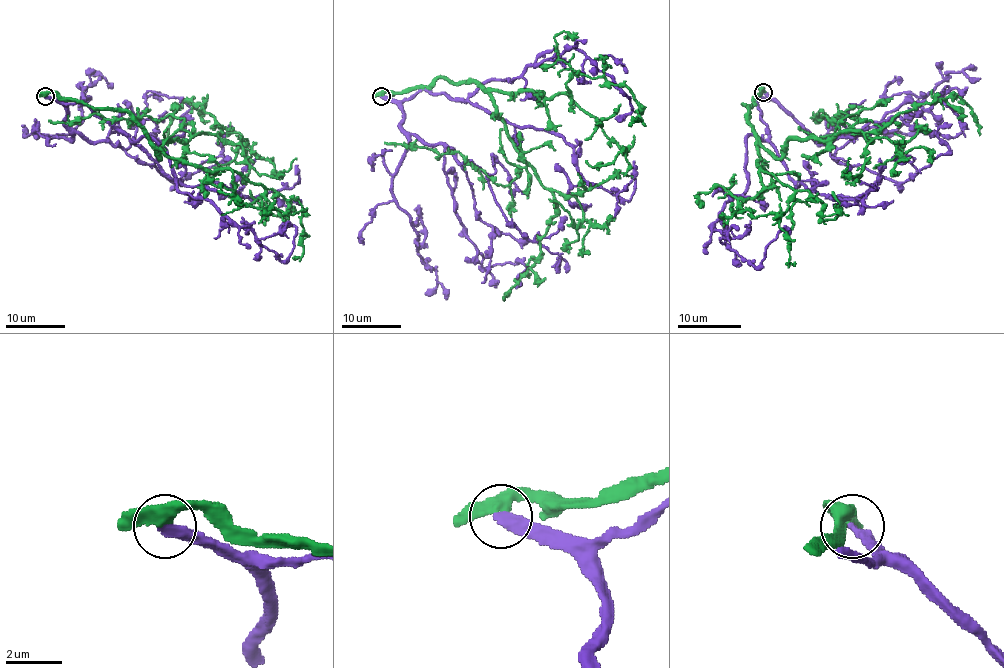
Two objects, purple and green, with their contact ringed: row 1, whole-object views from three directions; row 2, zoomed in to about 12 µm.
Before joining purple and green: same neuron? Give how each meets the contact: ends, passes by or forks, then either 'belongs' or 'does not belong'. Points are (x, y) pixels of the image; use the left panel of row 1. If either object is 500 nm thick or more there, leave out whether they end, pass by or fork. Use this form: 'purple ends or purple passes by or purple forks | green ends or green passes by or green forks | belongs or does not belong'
purple ends | green passes by | does not belong

